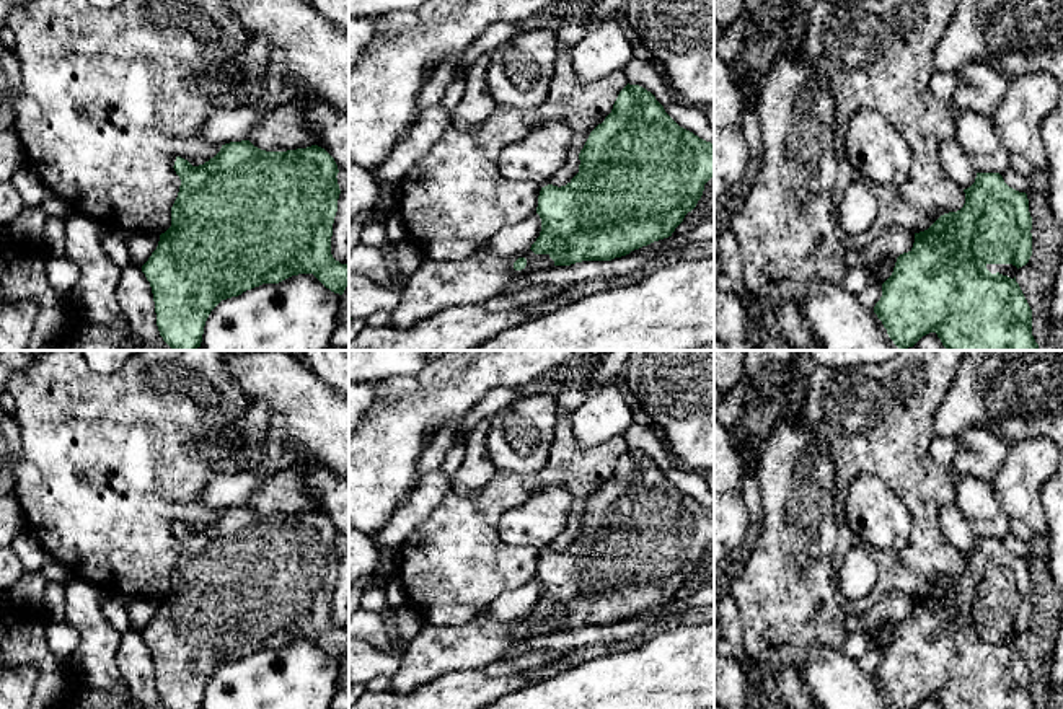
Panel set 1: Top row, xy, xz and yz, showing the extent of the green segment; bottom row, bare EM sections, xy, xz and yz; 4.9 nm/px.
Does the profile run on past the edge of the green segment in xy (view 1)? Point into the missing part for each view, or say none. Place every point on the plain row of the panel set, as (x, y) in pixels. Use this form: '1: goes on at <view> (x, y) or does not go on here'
1: does not go on here

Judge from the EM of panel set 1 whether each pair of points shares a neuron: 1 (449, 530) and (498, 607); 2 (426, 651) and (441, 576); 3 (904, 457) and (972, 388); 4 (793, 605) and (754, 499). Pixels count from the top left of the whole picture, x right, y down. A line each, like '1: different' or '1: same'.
1: different
2: different
3: different
4: different

